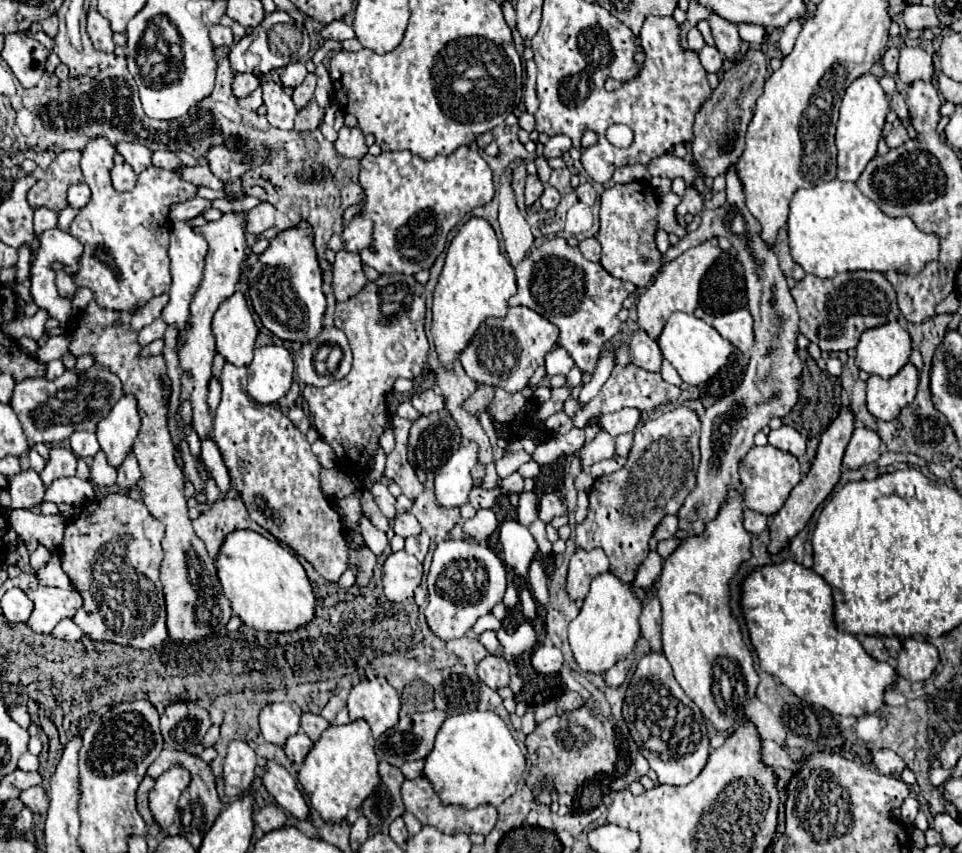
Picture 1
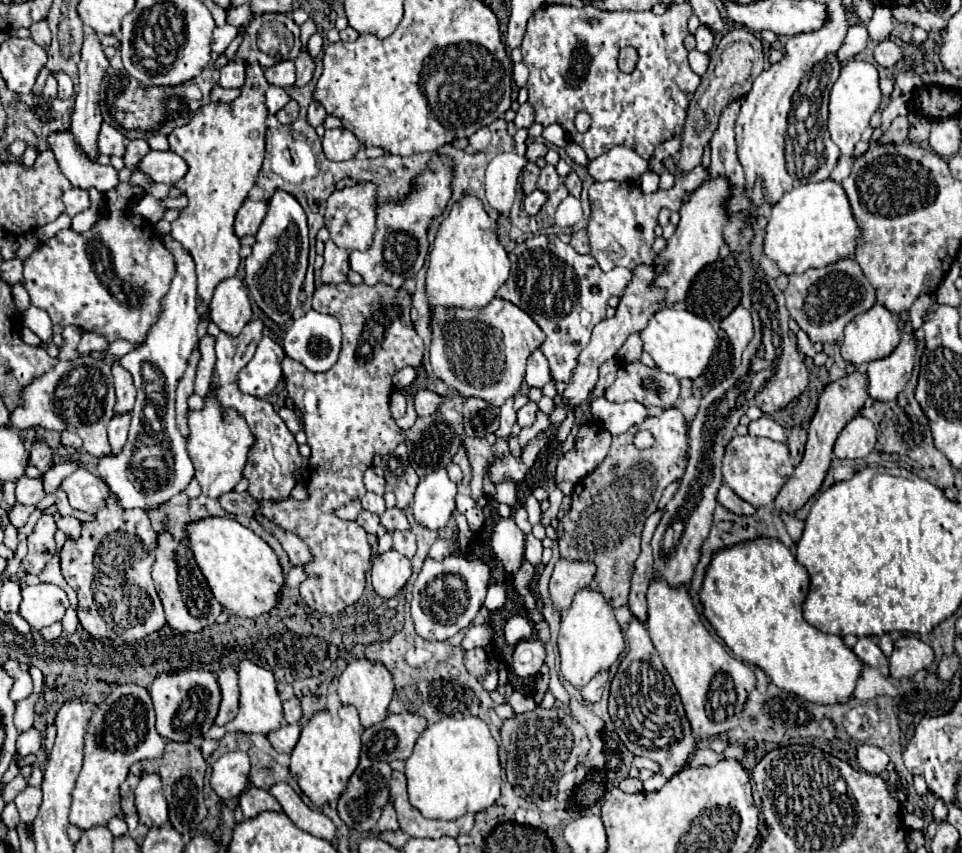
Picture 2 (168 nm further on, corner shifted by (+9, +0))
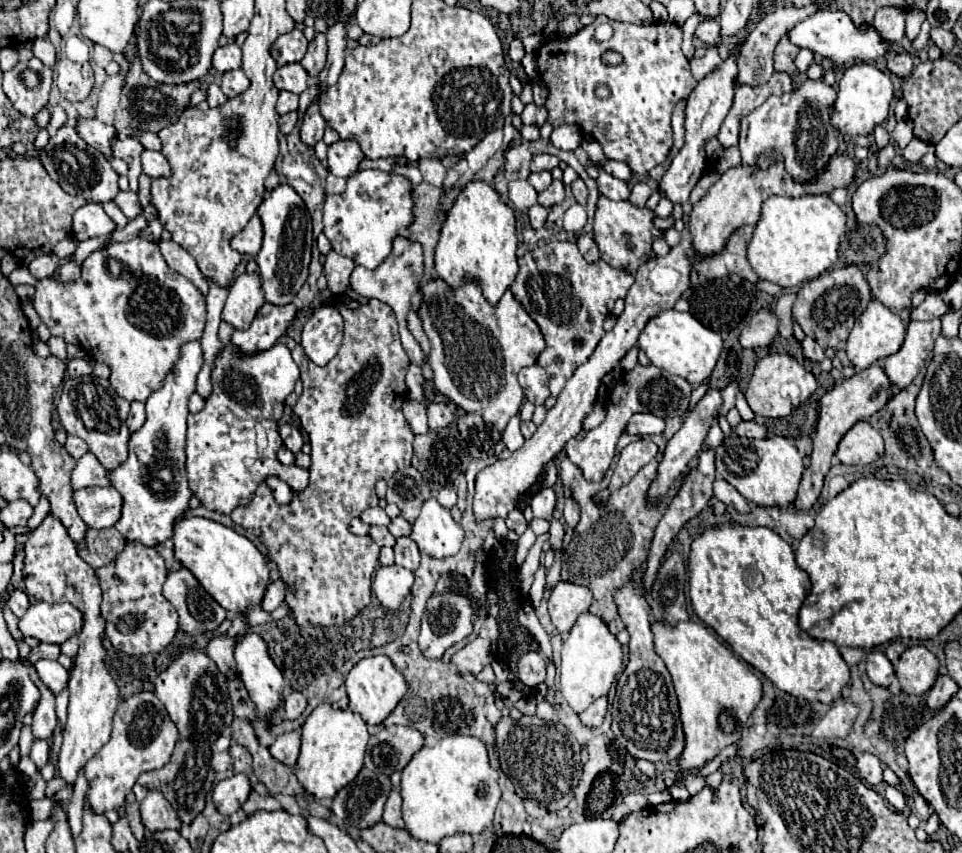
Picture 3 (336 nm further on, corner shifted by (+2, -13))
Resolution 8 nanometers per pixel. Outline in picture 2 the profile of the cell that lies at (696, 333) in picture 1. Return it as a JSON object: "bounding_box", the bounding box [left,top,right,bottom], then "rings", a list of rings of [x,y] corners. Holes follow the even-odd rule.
{"bounding_box":[640,308,716,378],"rings":[[[662,308],[658,310],[650,320],[648,326],[640,332],[644,350],[652,356],[656,366],[668,374],[674,374],[676,378],[698,378],[704,368],[710,362],[710,356],[716,348],[716,330],[706,318],[700,318],[688,310],[674,310],[674,308]]]}

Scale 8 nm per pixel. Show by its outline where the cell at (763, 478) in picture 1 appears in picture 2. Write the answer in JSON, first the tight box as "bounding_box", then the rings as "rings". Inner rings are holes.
{"bounding_box":[722,434,794,506],"rings":[[[750,434],[746,436],[734,436],[728,442],[728,448],[724,450],[722,460],[722,474],[724,482],[746,502],[752,506],[770,506],[784,486],[784,482],[792,476],[794,464],[790,460],[790,452],[786,444],[768,440],[768,438],[754,438]]]}

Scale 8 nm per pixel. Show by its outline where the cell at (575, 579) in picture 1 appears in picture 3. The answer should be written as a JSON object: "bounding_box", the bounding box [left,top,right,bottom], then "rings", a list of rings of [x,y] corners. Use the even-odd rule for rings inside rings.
{"bounding_box":[549,581,591,635],"rings":[[[559,581],[549,597],[549,615],[553,625],[561,635],[565,635],[577,621],[581,613],[585,613],[591,605],[591,589]]]}

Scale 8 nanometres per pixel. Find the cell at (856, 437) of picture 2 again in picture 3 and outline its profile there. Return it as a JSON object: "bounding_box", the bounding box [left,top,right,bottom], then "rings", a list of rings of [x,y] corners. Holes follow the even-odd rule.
{"bounding_box":[837,421,883,465],"rings":[[[859,421],[847,431],[837,449],[837,459],[845,465],[869,465],[883,455],[883,437],[867,421]]]}

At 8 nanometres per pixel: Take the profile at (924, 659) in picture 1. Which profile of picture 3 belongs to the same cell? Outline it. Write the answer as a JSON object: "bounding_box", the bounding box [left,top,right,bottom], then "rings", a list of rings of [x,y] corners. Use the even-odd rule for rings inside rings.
{"bounding_box":[897,645,939,695],"rings":[[[915,645],[903,651],[897,665],[897,679],[905,693],[923,695],[931,689],[937,679],[939,661],[923,645]]]}

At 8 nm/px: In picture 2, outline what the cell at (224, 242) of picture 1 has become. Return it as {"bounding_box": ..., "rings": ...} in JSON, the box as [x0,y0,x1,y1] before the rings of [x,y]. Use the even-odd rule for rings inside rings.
{"bounding_box":[168,64,270,314],"rings":[[[248,64],[246,82],[232,104],[210,102],[200,106],[188,124],[174,128],[168,134],[170,150],[182,156],[188,164],[184,178],[174,184],[188,198],[188,206],[184,206],[172,222],[170,236],[190,252],[196,264],[198,298],[202,298],[202,304],[198,306],[200,314],[206,314],[218,282],[234,276],[240,264],[240,240],[234,234],[234,216],[246,200],[250,188],[256,184],[256,176],[264,160],[268,118],[264,94],[268,86],[270,84],[264,78],[260,64]]]}

